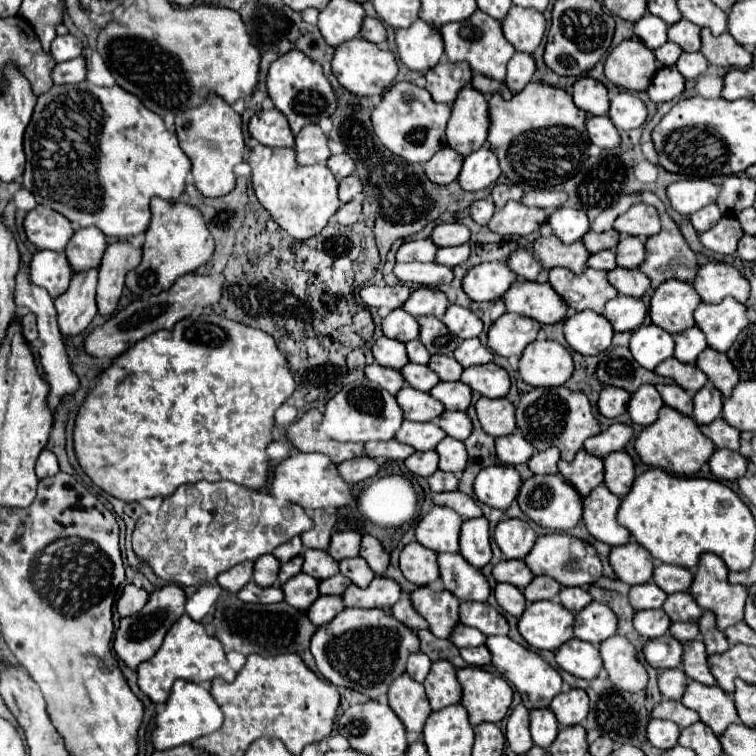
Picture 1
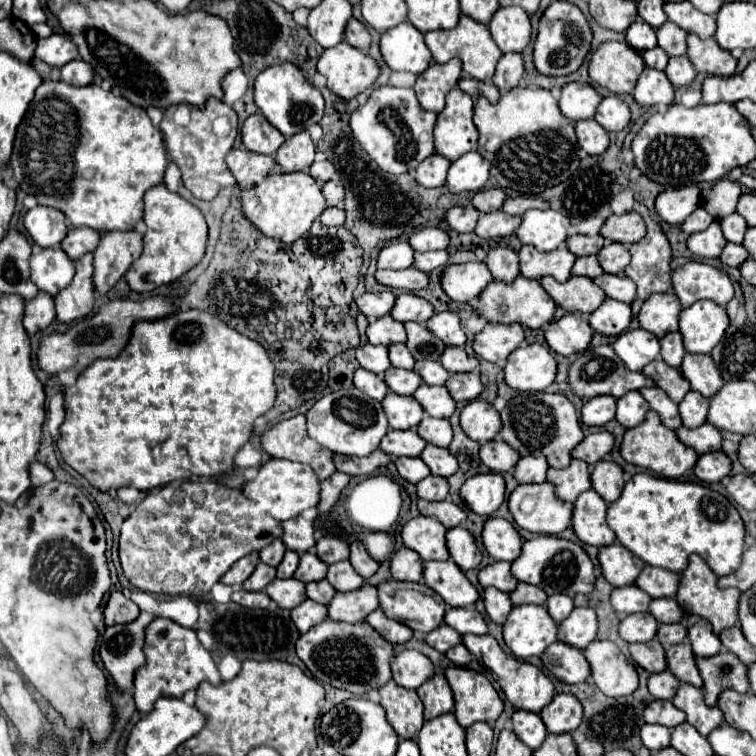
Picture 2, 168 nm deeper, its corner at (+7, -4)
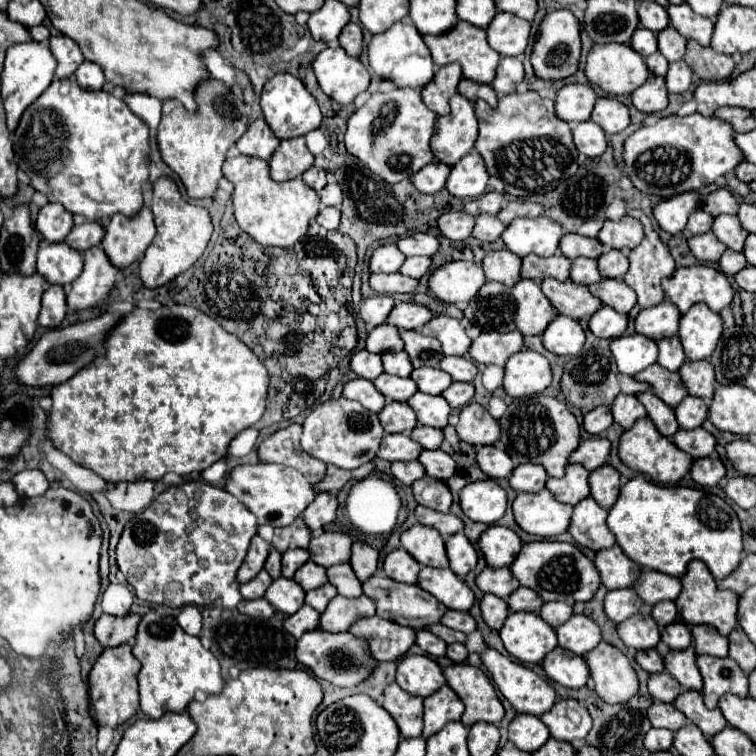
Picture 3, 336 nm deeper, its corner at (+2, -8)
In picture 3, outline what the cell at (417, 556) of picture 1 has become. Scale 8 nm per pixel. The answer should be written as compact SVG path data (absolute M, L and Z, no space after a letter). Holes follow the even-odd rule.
M405 549L391 551L383 561L385 575L401 583L415 583L419 569L419 563Z

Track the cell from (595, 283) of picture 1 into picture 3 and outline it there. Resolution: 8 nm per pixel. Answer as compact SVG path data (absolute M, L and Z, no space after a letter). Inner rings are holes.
M549 277L541 283L541 291L557 309L559 315L567 315L575 321L583 317L591 317L603 305L597 297L589 293L587 285L575 285L573 281L559 283Z

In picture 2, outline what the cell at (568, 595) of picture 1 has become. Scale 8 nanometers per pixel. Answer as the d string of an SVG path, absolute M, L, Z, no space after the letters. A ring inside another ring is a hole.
M550 595L548 601L546 601L546 609L550 611L552 619L554 619L556 623L560 623L560 621L564 621L564 619L570 615L570 611L574 609L574 601L572 601L572 597L568 597L568 595Z

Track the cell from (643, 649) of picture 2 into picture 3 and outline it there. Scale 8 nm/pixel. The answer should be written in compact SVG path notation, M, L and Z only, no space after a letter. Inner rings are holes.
M645 649L645 651L637 651L635 661L647 671L647 673L659 673L663 671L663 659L657 653L657 649Z

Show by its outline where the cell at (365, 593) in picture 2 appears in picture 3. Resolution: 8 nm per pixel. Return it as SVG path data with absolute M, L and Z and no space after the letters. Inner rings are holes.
M361 595L357 599L347 599L347 597L333 597L327 609L319 617L319 629L339 633L347 631L349 625L361 617L371 617L375 615L375 603Z

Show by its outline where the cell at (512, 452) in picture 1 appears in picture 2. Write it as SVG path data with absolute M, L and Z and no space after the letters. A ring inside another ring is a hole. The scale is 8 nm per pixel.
M494 439L480 447L480 459L490 471L506 473L518 463L520 457L518 453L514 453L514 449L510 449L510 445L506 445L506 441Z

